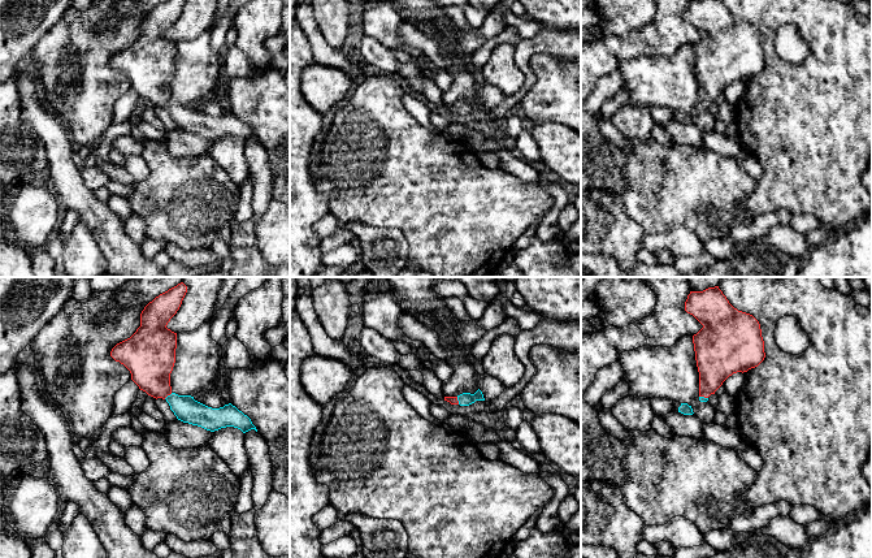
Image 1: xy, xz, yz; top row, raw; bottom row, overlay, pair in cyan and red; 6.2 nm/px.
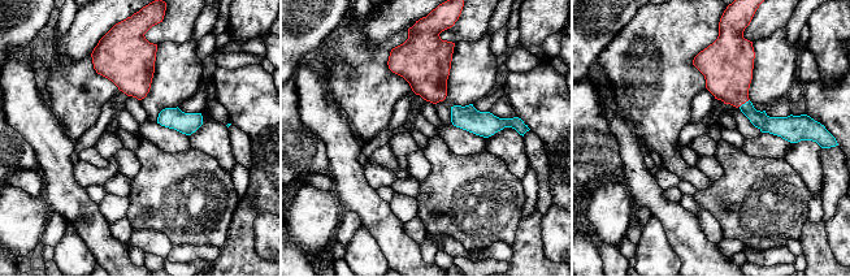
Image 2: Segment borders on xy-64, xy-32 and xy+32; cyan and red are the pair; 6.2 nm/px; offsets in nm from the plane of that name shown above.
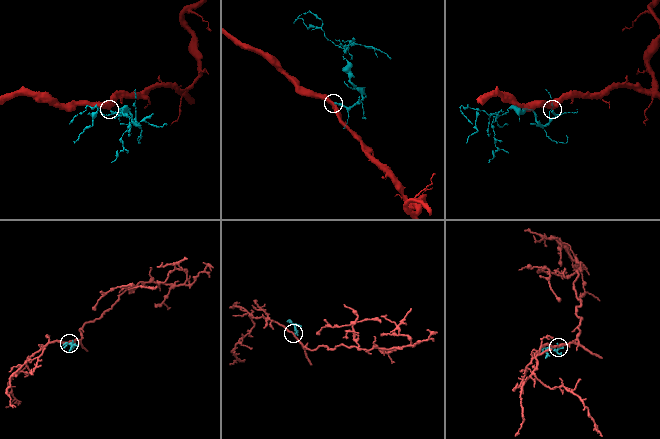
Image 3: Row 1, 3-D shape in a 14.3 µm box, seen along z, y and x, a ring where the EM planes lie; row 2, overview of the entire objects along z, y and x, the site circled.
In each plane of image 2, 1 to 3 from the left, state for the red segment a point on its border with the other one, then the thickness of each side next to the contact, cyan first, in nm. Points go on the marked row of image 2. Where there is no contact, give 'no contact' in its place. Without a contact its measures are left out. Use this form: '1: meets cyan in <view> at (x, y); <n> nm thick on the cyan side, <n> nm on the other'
1: no contact
2: no contact
3: meets cyan in xy+32 at (745, 103); 110 nm thick on the cyan side, 300 nm on the other

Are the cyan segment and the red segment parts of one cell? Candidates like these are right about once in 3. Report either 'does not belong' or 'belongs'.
belongs

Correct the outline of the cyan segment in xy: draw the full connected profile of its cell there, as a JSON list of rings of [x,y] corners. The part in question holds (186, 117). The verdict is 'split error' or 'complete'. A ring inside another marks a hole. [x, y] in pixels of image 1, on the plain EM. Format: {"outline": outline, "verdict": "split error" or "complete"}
{"outline": [[[165,0],[149,10],[140,22],[140,35],[127,48],[117,52],[110,65],[123,73],[131,82],[131,88],[153,107],[165,108],[178,129],[214,140],[221,137],[234,135],[243,142],[256,138],[251,127],[231,112],[220,117],[208,116],[191,104],[178,104],[172,100],[170,82],[175,72],[177,42],[166,36],[170,27],[179,18],[187,0]]], "verdict": "split error"}

